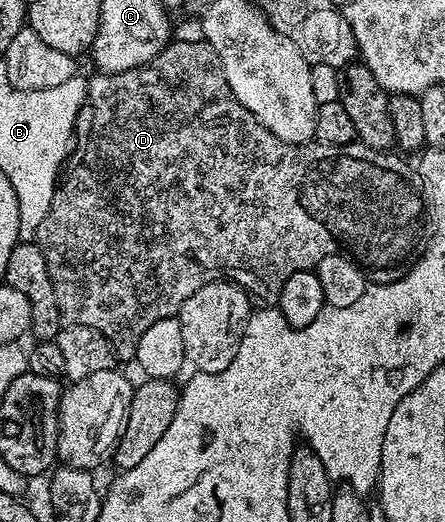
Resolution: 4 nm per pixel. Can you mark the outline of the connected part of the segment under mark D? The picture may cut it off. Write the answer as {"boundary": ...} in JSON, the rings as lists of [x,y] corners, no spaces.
{"boundary":[[[169,41],[163,52],[145,66],[117,74],[96,72],[93,78],[87,79],[88,95],[76,117],[74,141],[66,159],[66,167],[46,218],[34,228],[34,241],[46,256],[46,268],[54,284],[54,296],[58,296],[61,319],[73,326],[85,326],[102,332],[120,360],[135,359],[142,332],[146,332],[150,324],[158,324],[158,320],[177,317],[182,304],[194,296],[198,288],[211,282],[234,282],[247,292],[249,299],[256,301],[257,298],[261,307],[275,307],[280,300],[282,284],[286,284],[286,276],[308,270],[308,262],[300,262],[300,258],[304,258],[304,254],[300,254],[300,222],[304,222],[304,206],[308,206],[308,210],[316,206],[312,214],[320,214],[320,218],[324,218],[324,226],[328,226],[328,230],[332,230],[332,234],[336,234],[336,238],[340,238],[340,242],[347,247],[345,254],[368,272],[388,270],[398,265],[411,252],[416,233],[420,230],[420,217],[426,214],[425,199],[417,187],[416,190],[412,187],[408,179],[408,166],[399,158],[399,153],[372,150],[359,141],[351,142],[349,146],[330,146],[313,140],[302,146],[292,146],[278,140],[278,136],[267,130],[234,96],[234,92],[230,92],[226,72],[222,72],[222,60],[218,60],[218,52],[214,52],[209,42],[176,41]]]}

